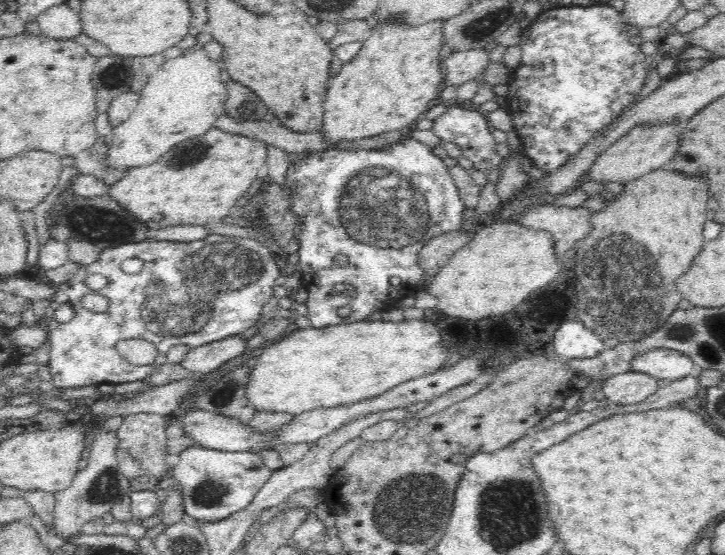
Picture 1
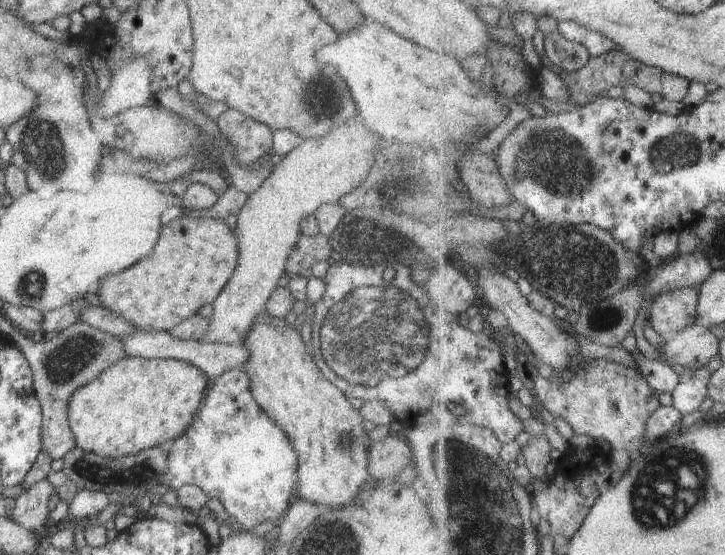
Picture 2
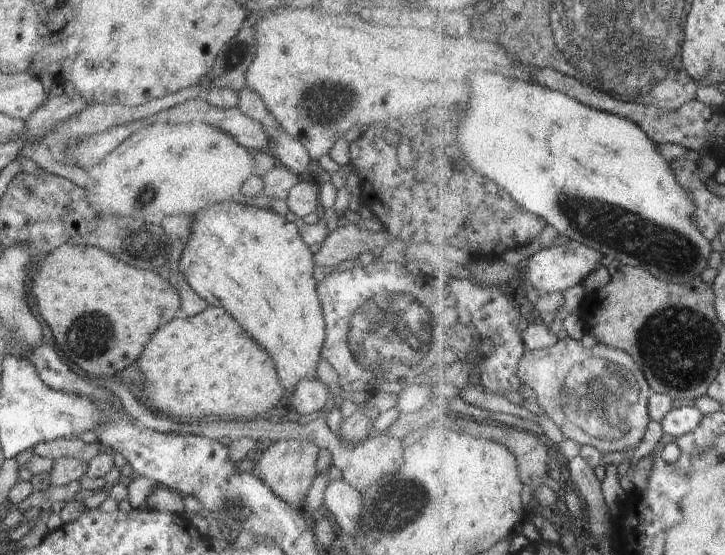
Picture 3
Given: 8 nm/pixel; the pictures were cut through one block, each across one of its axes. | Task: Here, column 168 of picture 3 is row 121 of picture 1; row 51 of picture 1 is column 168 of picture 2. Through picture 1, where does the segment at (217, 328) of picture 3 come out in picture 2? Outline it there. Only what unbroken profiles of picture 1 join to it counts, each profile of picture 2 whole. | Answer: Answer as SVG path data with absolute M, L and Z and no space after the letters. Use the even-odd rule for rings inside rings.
M126 357L108 366L68 401L69 426L75 446L104 458L120 458L177 440L195 419L208 378L180 360Z

